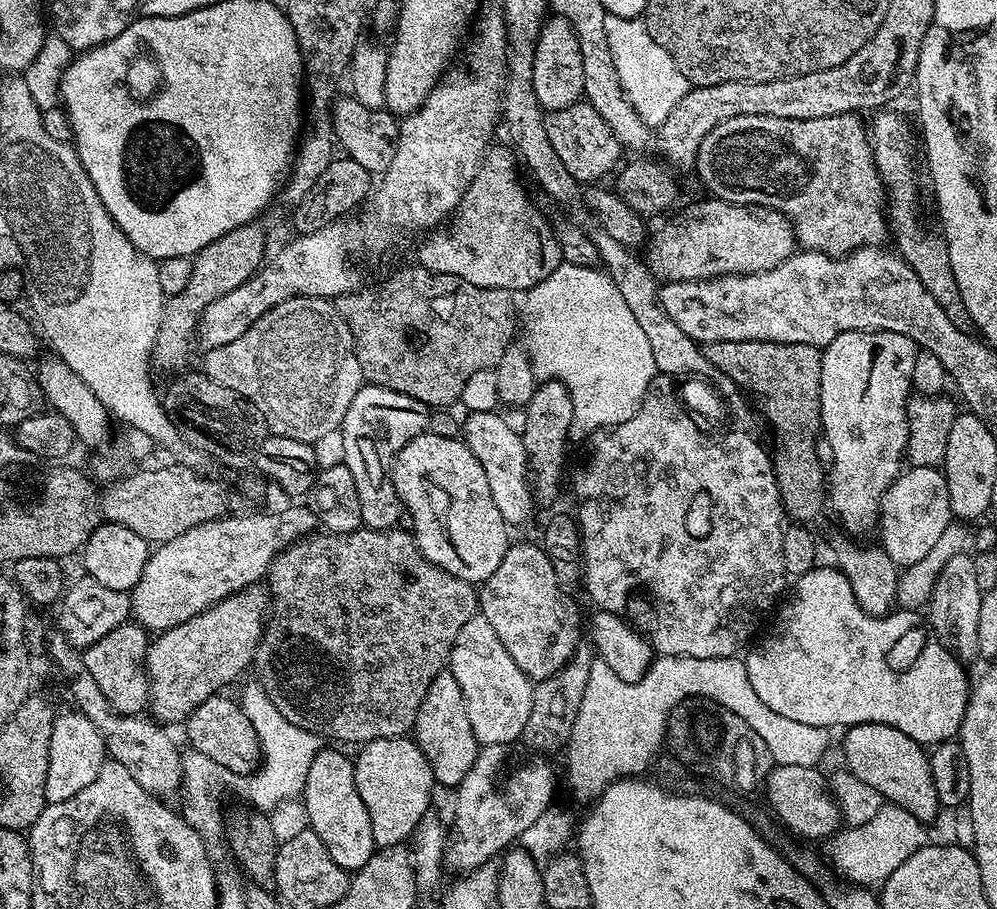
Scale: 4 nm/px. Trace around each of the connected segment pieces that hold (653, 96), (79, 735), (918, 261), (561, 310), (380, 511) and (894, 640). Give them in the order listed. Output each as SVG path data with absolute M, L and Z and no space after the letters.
M608 15L605 29L610 52L615 58L615 70L618 72L619 81L622 82L623 92L627 94L627 100L649 127L658 128L677 105L678 100L688 93L690 85L687 78L674 65L670 54L650 37L648 28L641 19Z
M79 710L72 712L61 711L56 717L52 733L50 734L50 746L48 747L48 773L46 774L45 801L48 804L61 804L78 790L86 790L94 778L98 778L98 770L102 770L106 759L104 739L99 730Z
M880 110L870 120L870 143L872 157L880 175L880 181L886 189L886 215L891 243L900 259L905 260L918 274L922 286L930 290L934 302L942 306L946 318L958 326L958 330L972 332L974 325L966 310L966 302L962 302L962 290L958 290L958 282L954 282L954 266L950 266L950 250L944 241L943 231L931 228L924 221L924 212L920 209L920 188L916 185L916 168L912 165L912 128L904 116L892 110Z
M563 262L538 286L529 288L522 300L522 332L528 335L526 351L532 373L541 381L557 380L566 386L572 403L572 426L578 433L591 434L634 418L650 382L658 373L650 342L642 334L642 326L630 314L626 298L618 294L618 286L599 267L587 268Z
M365 383L358 394L354 394L354 402L350 402L350 410L346 410L346 418L340 423L339 432L345 450L343 463L350 470L354 487L358 489L363 527L377 532L397 527L401 523L400 516L402 520L405 511L396 487L392 485L390 465L406 442L420 436L429 427L429 412L428 405L377 384Z
M815 566L808 572L795 577L796 585L792 588L792 597L788 600L788 605L784 609L779 609L780 617L776 620L772 632L768 632L760 641L755 641L756 649L749 656L746 656L750 685L758 698L762 700L777 714L785 715L786 718L794 719L795 722L812 723L825 726L832 724L844 724L849 722L871 722L874 724L888 724L892 728L902 730L909 738L917 742L932 740L931 742L948 742L959 733L960 721L964 719L964 710L966 707L966 684L964 688L964 672L961 661L957 660L947 648L938 646L937 641L933 639L927 631L923 632L919 628L919 615L915 611L893 610L886 616L871 616L858 606L854 596L854 590L850 590L850 582L844 577L844 573L839 567L821 568Z

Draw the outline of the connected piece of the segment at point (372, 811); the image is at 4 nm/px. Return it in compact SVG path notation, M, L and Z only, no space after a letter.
M395 736L372 740L354 756L354 782L358 798L370 816L370 830L374 832L377 849L404 844L415 833L423 816L429 815L434 781L430 764L416 745L415 739Z

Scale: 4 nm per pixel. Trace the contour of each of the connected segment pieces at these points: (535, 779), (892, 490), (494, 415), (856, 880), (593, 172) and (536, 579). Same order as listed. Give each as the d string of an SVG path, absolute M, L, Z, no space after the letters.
M480 744L480 749L478 754L474 758L474 766L470 766L469 773L466 774L466 778L462 778L462 782L457 784L454 789L454 795L456 795L456 801L452 804L452 828L450 824L450 831L446 836L446 843L444 846L444 863L443 867L448 868L452 872L460 872L456 874L471 874L476 871L476 869L481 868L484 864L489 863L493 858L499 857L501 853L513 847L521 838L526 834L526 830L530 830L530 826L534 826L534 822L538 822L538 818L542 818L544 811L554 804L554 798L552 795L556 792L556 776L552 773L552 768L548 764L543 764L543 759L532 758L529 764L524 764L521 768L516 768L504 781L500 784L500 771L504 768L504 752L506 752L505 745L503 744Z
M939 467L913 468L901 471L900 476L886 490L880 500L878 517L879 547L898 566L907 566L922 561L937 544L942 532L954 517L950 510L950 494L946 478Z
M499 411L470 412L463 418L464 433L462 439L468 449L482 462L482 470L486 470L486 483L490 485L490 495L494 497L494 506L498 506L498 514L510 526L524 524L534 505L534 488L530 483L528 455L524 449L524 437L516 432L500 417Z
M885 803L884 807L878 810L878 814L874 814L874 818L870 818L870 822L866 822L862 826L854 826L853 828L845 827L839 833L840 857L836 860L836 868L848 879L845 881L849 885L883 885L884 881L890 878L890 874L894 874L894 870L898 870L898 866L902 866L902 862L906 862L906 858L910 858L910 854L914 854L918 849L929 843L927 827L924 824L920 825L919 818L914 813L907 812L904 808L907 807L900 804Z
M579 102L568 105L565 109L549 111L546 119L550 143L553 144L558 158L562 158L562 163L566 166L566 170L570 170L574 179L581 182L603 181L600 179L612 167L615 169L621 163L622 149L618 138L606 124L606 118L602 118L602 114L594 110L594 106L590 106L587 102Z
M509 543L506 554L502 554L502 563L498 570L490 574L478 588L478 612L494 626L494 634L498 634L498 642L506 646L506 654L514 658L514 666L522 670L529 680L539 682L550 678L558 670L562 670L576 647L582 642L580 636L580 616L568 605L569 597L558 586L558 578L554 578L554 566L550 566L550 558L546 558L543 547L536 544Z

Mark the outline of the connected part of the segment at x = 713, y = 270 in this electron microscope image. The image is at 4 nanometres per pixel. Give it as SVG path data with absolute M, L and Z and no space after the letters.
M707 198L708 200L700 200L697 204L692 204L689 208L684 208L677 214L673 220L668 220L656 233L649 235L646 240L646 249L648 248L648 256L646 255L646 263L652 275L660 282L671 282L674 280L713 280L716 276L745 276L751 272L765 272L766 270L774 270L774 266L778 266L782 262L786 262L797 251L796 231L792 229L792 221L787 216L783 216L778 210L767 208L766 206L758 206L757 204L728 204L725 200L717 200L715 198Z

